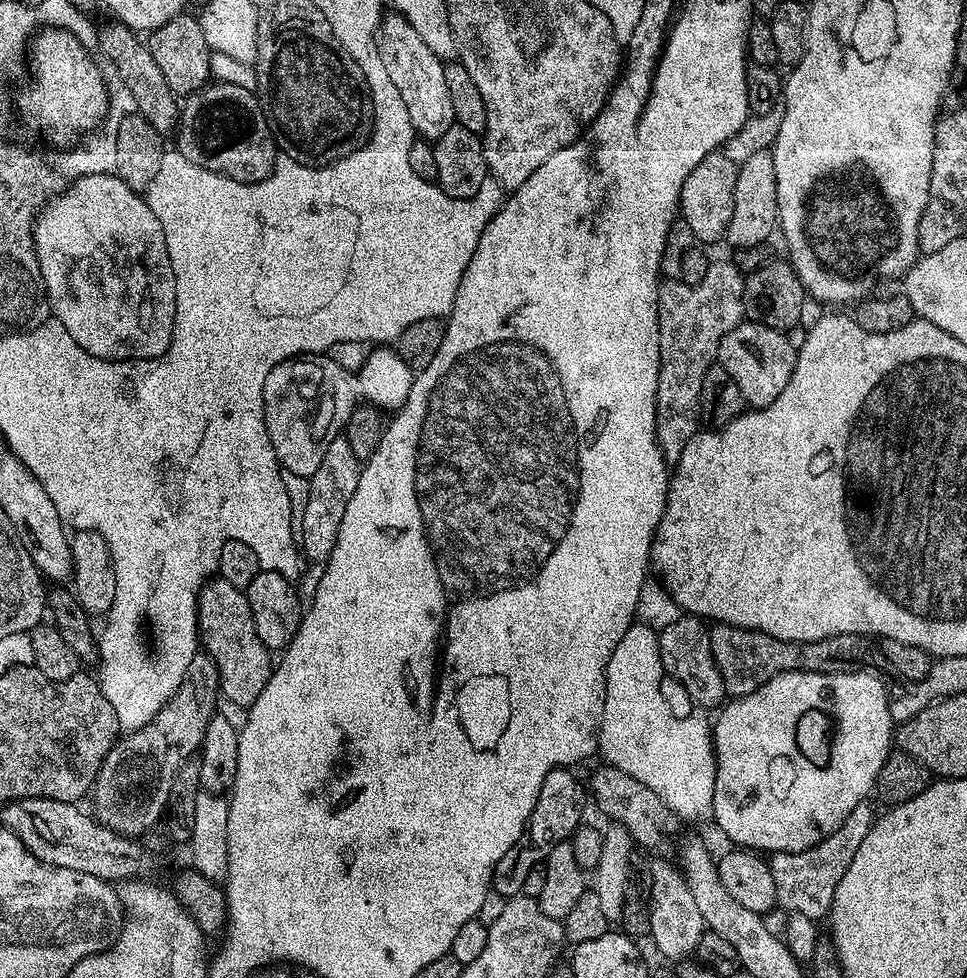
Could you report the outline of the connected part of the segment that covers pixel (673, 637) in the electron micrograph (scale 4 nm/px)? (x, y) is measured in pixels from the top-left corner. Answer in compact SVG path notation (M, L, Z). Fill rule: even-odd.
M681 614L678 622L659 629L660 657L665 673L669 677L679 678L689 696L696 703L701 704L704 708L716 710L725 703L726 693L722 674L718 674L718 666L714 662L714 654L710 650L708 633L709 629L701 617Z

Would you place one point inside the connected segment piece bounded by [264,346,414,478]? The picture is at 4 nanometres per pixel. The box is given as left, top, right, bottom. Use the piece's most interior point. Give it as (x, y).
(307, 400)

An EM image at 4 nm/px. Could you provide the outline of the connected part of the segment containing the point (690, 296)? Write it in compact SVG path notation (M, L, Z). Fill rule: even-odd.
M724 260L709 263L706 278L697 284L685 284L679 278L668 278L661 283L658 298L658 318L660 319L660 373L658 374L658 398L656 399L656 444L662 450L664 459L674 462L686 450L686 442L695 436L701 427L700 395L702 378L706 370L717 363L718 346L734 326L745 319L744 315L745 273L735 263Z

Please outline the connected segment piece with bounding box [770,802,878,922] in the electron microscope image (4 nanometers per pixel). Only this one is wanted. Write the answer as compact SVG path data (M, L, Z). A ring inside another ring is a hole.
M865 802L854 806L846 817L846 822L834 830L822 842L804 852L778 852L771 857L774 886L776 887L776 903L785 913L797 912L815 922L822 921L832 910L834 890L838 890L838 882L842 882L842 874L846 874L846 866L854 862L854 854L858 854L858 846L862 846L862 838L870 834L870 826L876 820L877 809Z

